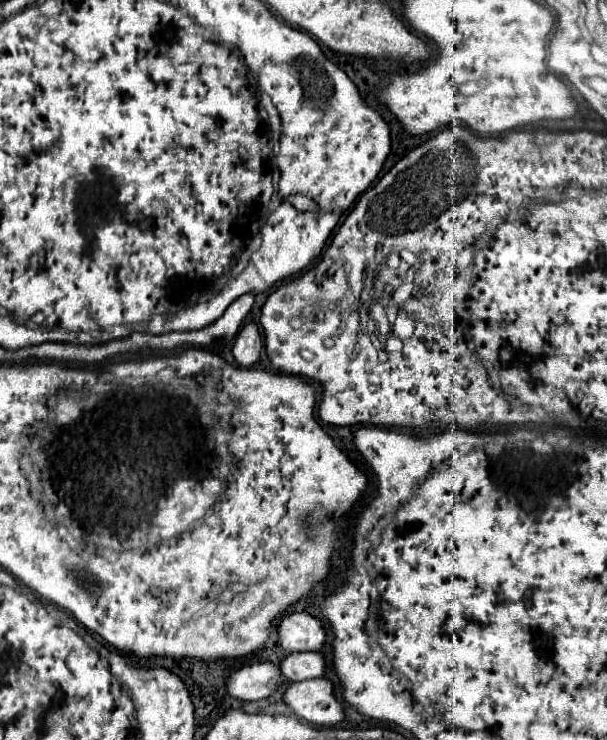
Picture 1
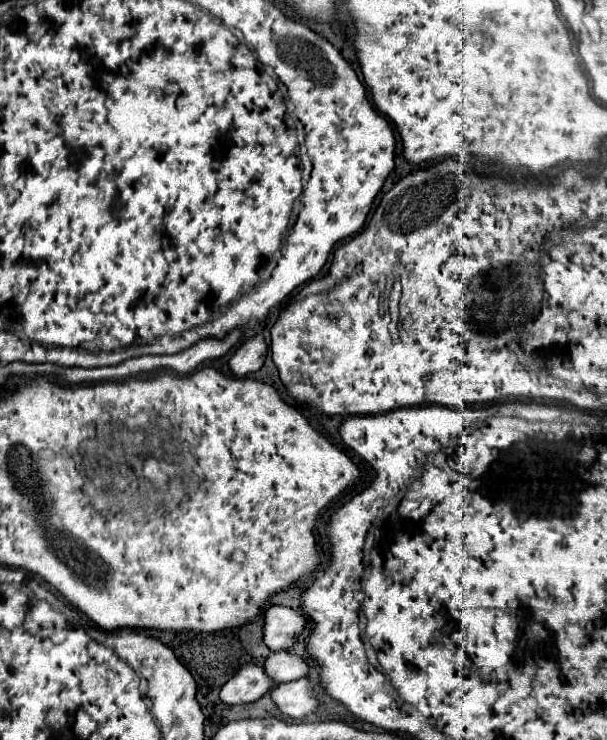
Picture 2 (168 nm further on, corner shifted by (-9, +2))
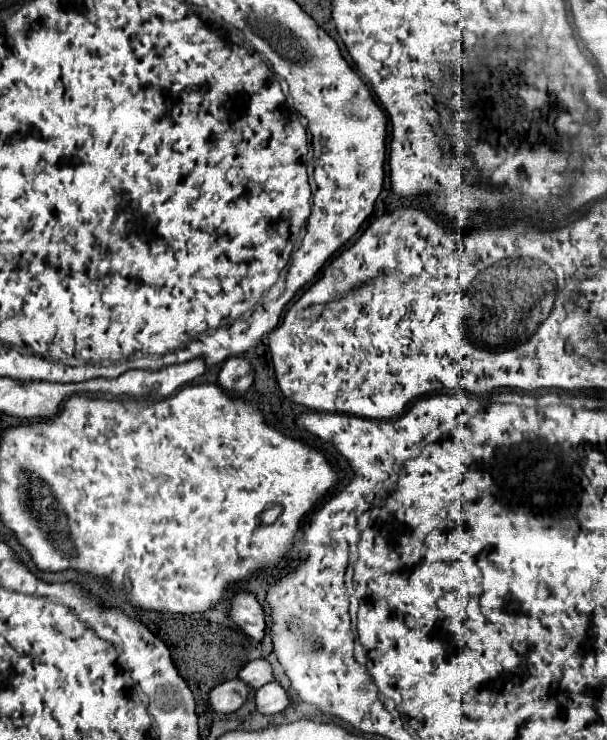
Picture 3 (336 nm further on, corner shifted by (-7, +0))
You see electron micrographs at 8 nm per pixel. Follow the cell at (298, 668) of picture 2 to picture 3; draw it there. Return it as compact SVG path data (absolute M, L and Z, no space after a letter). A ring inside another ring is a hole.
M253 660L253 662L249 662L245 668L241 668L239 670L239 674L237 674L237 678L241 680L241 682L245 682L247 686L251 686L251 688L261 688L263 684L267 684L267 682L271 682L273 680L273 674L271 674L271 664L267 662L267 660Z

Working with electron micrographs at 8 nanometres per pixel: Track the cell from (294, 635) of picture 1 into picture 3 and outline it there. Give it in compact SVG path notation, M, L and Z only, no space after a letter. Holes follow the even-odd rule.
M239 590L233 598L229 598L229 602L231 602L229 606L231 622L235 622L251 638L261 640L265 630L265 612L255 600L255 596L251 592Z

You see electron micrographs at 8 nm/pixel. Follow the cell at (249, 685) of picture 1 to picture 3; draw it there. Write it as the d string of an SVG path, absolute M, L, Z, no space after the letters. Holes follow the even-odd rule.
M229 680L215 686L209 692L209 706L217 714L231 714L243 706L243 702L247 700L247 694L249 694L249 686L245 682Z

